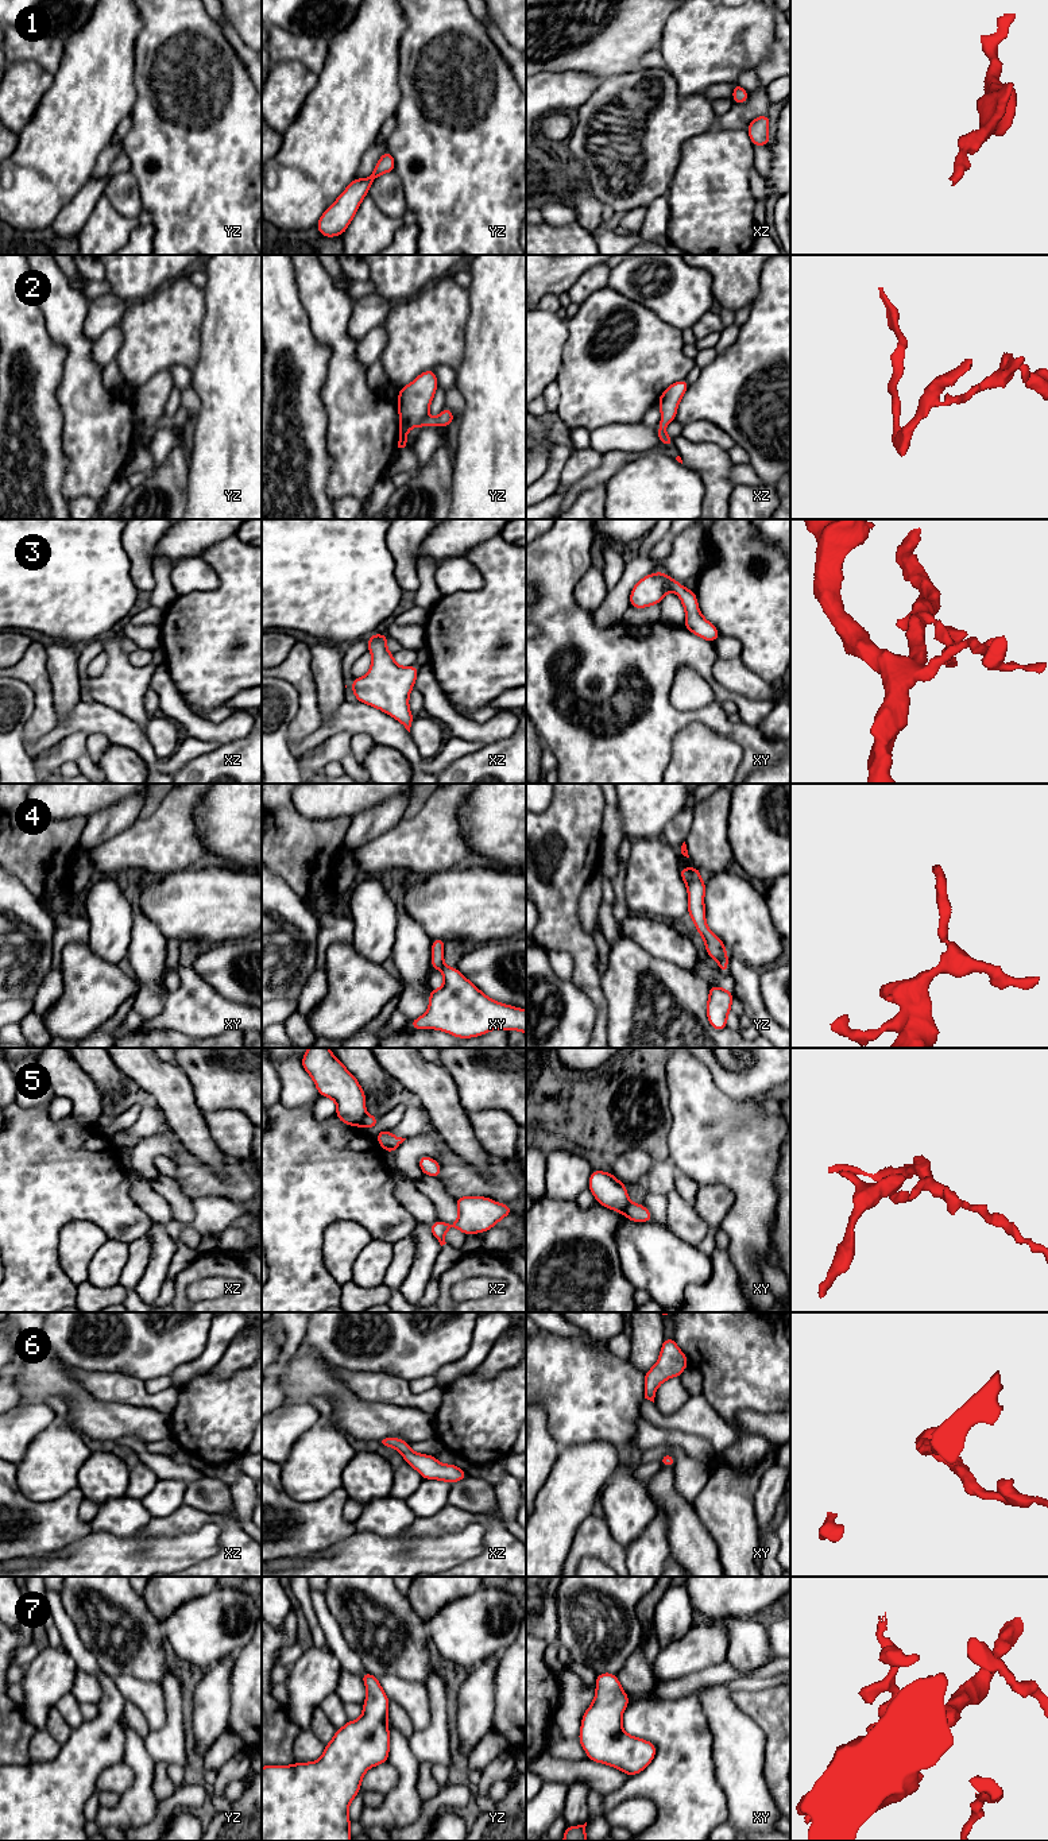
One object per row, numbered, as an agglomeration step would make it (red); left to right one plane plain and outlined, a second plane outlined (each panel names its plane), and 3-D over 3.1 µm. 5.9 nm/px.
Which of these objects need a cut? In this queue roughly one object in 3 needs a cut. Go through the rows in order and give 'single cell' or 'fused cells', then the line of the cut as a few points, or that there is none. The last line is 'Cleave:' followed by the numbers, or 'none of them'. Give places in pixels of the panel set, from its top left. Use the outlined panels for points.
1: single cell; no cut
2: single cell; no cut
3: single cell; no cut
4: single cell; no cut
5: fused cells; cut in xy along (629, 1201), (622, 1213)
6: single cell; no cut
7: single cell; no cut
Cleave: 5

